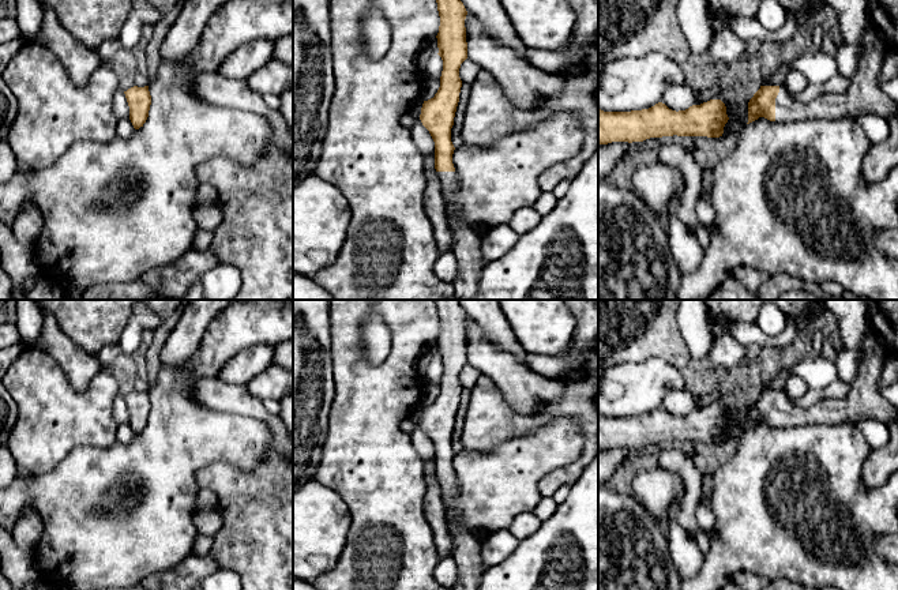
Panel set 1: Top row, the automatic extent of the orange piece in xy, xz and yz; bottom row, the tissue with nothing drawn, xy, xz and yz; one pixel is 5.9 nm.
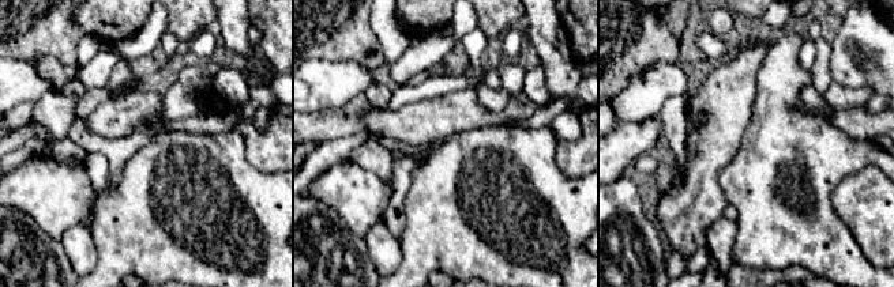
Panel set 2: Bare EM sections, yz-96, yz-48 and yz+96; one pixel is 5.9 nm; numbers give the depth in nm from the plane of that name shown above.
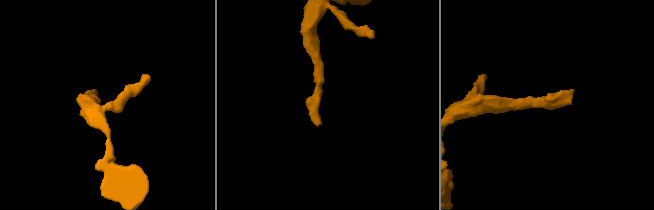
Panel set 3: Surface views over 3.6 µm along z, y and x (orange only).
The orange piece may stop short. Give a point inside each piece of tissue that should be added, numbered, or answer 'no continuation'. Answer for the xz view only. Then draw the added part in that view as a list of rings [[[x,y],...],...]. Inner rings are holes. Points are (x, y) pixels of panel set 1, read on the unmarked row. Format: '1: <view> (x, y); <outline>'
1: xz (450, 489); [[[437,477],[442,488],[442,497],[444,503],[446,515],[456,515],[459,501],[459,485],[455,477]]]

